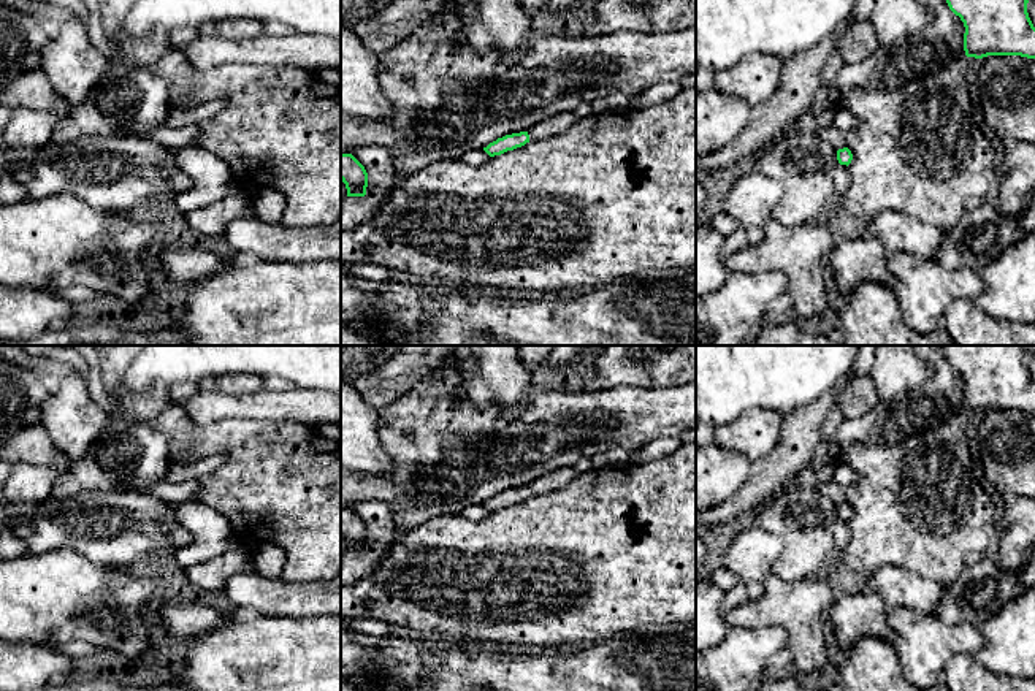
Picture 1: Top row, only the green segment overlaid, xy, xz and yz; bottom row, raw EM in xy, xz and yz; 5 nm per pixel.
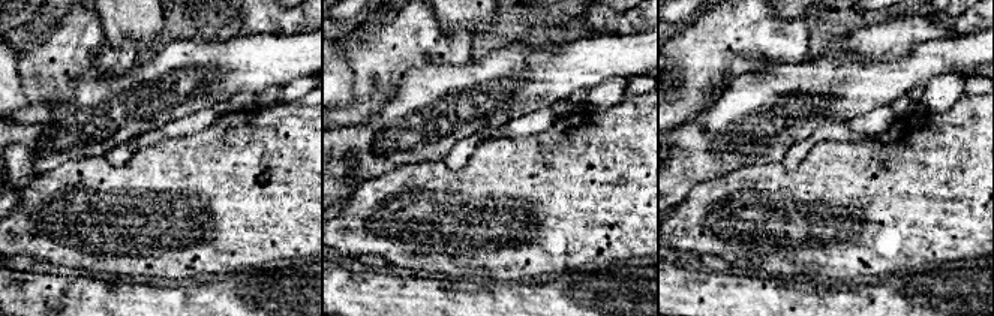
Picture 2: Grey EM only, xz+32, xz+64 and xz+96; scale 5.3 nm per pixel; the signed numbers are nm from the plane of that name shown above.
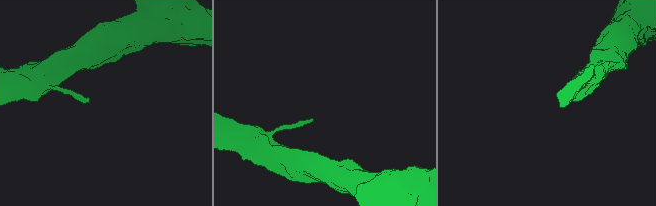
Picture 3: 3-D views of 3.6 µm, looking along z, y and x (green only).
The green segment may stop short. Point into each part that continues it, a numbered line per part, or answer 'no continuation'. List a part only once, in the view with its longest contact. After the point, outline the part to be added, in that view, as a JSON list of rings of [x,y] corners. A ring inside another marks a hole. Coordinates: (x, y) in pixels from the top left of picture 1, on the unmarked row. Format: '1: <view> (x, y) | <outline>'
1: xz (560, 477) | [[[560,468],[547,475],[542,475],[528,483],[529,494],[540,494],[552,490],[566,487],[571,480],[577,479],[582,472],[571,468]]]

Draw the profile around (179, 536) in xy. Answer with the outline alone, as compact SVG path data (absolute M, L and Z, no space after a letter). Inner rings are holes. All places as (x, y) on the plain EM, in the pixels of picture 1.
M179 523L168 526L166 533L174 552L178 548L189 545L193 540L193 536L190 534L190 531Z

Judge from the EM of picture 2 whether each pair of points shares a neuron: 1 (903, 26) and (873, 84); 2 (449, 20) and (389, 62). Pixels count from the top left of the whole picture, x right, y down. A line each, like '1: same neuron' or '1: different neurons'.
1: different neurons
2: different neurons

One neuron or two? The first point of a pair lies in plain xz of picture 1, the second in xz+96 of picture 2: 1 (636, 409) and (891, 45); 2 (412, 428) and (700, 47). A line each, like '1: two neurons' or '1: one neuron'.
1: two neurons
2: one neuron

